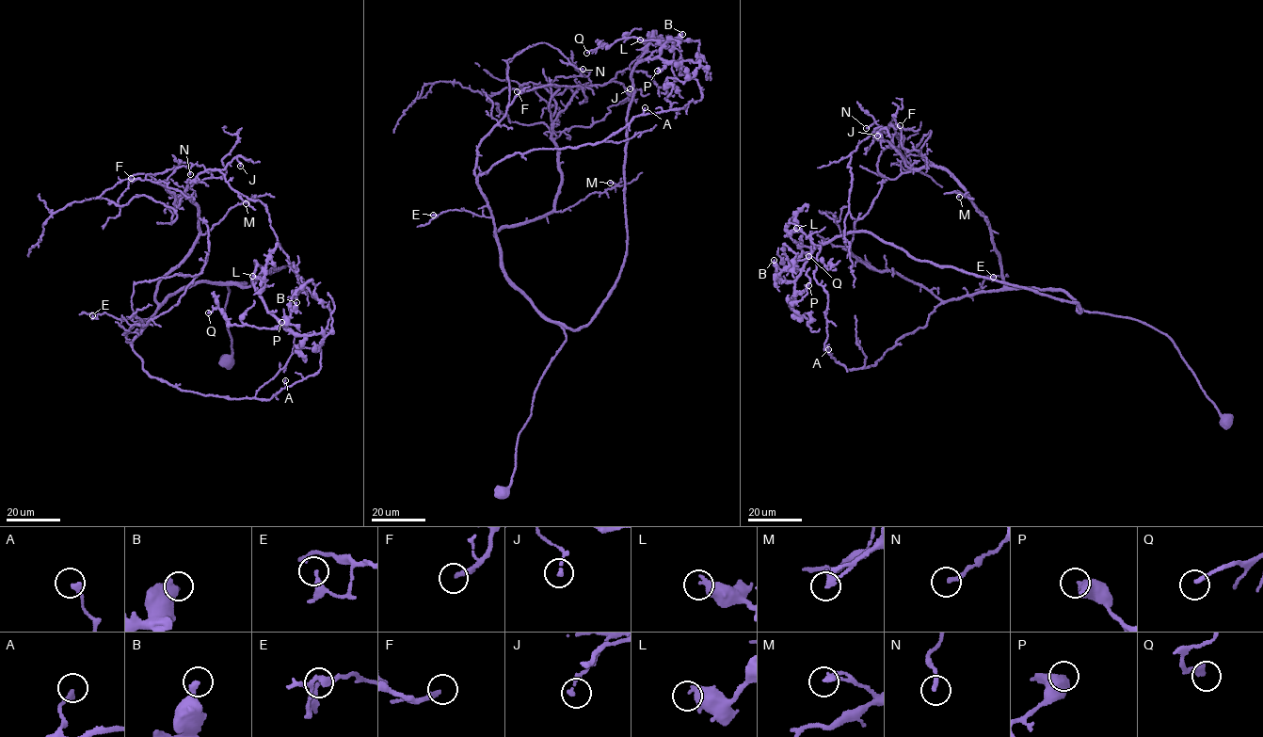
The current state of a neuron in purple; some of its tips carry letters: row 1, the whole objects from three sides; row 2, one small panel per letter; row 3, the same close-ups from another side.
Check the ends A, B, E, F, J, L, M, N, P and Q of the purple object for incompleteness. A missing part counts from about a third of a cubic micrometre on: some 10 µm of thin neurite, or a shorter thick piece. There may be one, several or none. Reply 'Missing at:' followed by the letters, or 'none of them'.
Missing at: L

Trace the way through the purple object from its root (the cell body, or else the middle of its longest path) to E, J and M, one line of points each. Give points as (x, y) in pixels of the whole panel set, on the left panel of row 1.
E: (227, 360), (227, 286), (247, 282), (195, 283), (137, 321), (92, 315)
J: (227, 360), (227, 286), (247, 282), (155, 296), (199, 232), (197, 205), (177, 200), (199, 173), (240, 166)
M: (227, 360), (227, 286), (247, 282), (195, 283), (160, 304), (155, 296), (196, 238), (246, 203)

